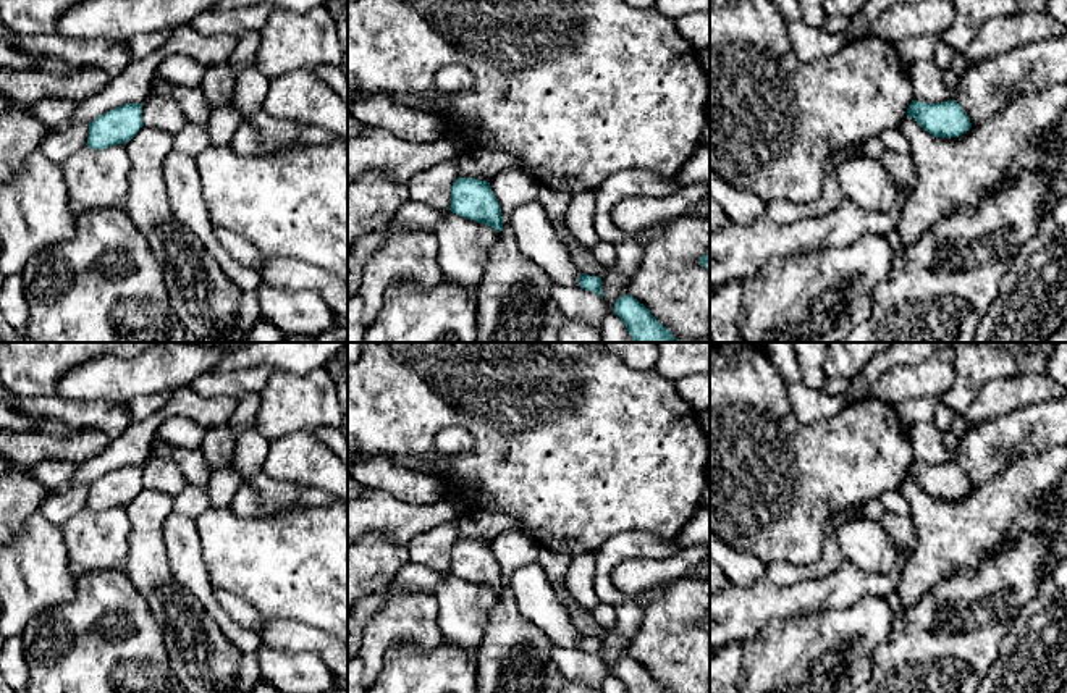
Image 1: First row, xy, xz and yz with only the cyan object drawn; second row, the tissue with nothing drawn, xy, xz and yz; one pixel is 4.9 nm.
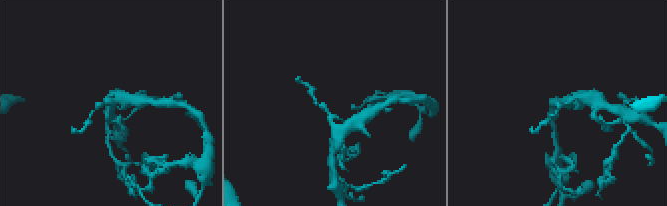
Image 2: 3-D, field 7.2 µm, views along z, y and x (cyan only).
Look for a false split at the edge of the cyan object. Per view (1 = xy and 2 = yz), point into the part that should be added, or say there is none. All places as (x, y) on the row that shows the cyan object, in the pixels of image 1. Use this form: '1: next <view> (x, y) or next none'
1: next none
2: next none

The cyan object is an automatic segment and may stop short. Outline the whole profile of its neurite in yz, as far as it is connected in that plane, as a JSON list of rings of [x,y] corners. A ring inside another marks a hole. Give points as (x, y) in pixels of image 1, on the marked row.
[[[912,100],[907,108],[907,116],[913,118],[934,137],[959,137],[972,128],[970,118],[957,100],[941,103]]]

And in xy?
[[[124,103],[97,116],[89,124],[86,145],[102,150],[116,144],[126,144],[142,126],[142,103]]]

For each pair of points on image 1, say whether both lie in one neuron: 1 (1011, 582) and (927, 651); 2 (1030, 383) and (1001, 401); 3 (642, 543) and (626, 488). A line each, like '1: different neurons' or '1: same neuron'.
1: same neuron
2: same neuron
3: different neurons

